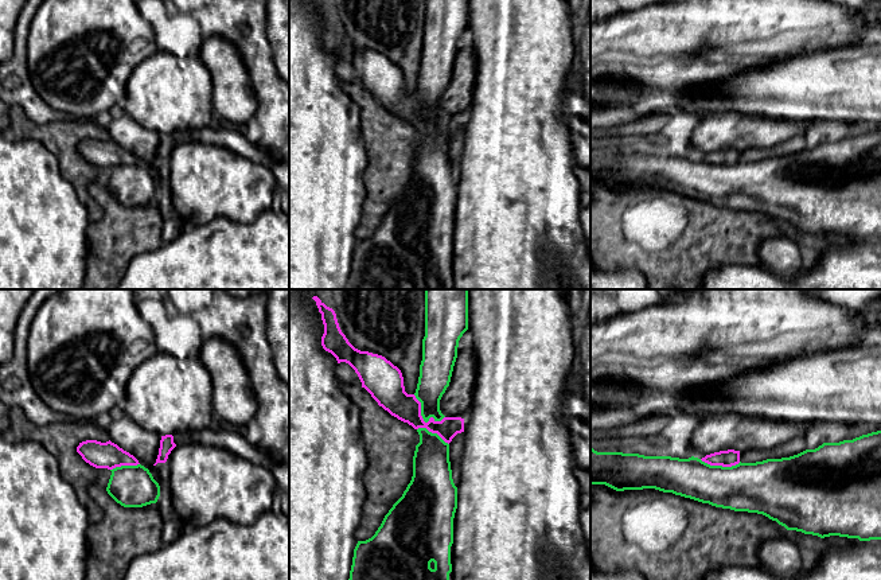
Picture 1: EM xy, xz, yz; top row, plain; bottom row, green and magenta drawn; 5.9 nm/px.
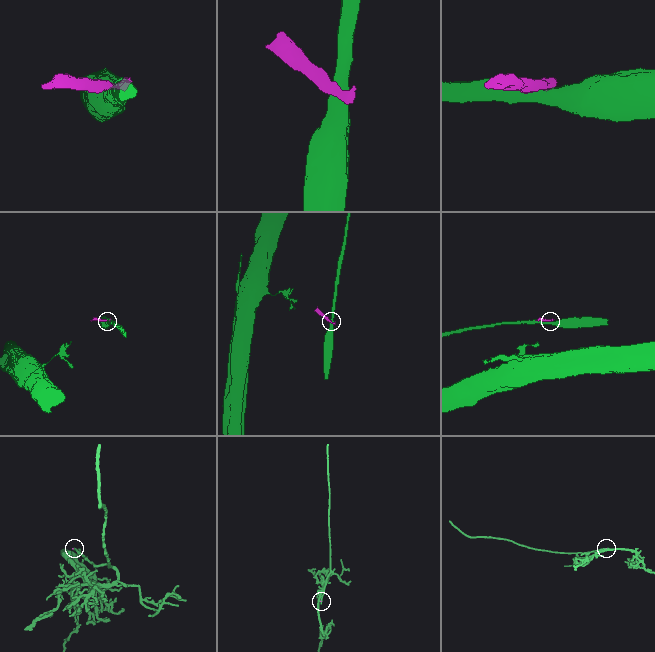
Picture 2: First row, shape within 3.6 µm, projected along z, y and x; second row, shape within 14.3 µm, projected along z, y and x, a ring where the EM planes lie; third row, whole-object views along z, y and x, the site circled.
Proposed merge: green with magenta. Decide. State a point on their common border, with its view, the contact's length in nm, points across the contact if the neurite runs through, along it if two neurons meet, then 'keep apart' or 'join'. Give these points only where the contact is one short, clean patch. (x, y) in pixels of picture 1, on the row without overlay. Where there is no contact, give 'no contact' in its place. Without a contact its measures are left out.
contact xz (423, 116); length 240 nm; border xz (413, 93), (425, 120), (444, 116); keep apart

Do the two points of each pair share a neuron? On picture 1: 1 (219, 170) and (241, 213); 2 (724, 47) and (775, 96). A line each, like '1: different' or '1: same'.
1: same
2: different

